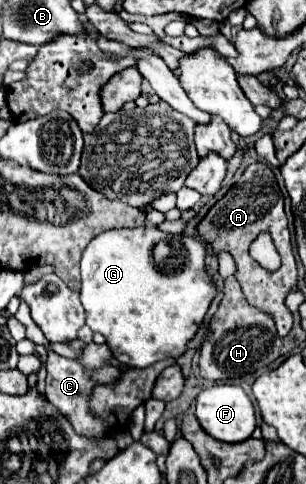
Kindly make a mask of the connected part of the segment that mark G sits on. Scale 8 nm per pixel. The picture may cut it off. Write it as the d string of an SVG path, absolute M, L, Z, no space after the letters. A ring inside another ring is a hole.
M140 226L130 230L108 230L96 236L82 254L82 290L80 300L86 310L86 324L92 332L100 332L112 356L130 368L148 368L164 358L180 358L188 350L188 342L194 338L202 324L212 300L216 298L216 286L206 272L206 244L192 236L166 234L156 226ZM160 240L172 240L172 268L158 268L154 264L154 244Z

